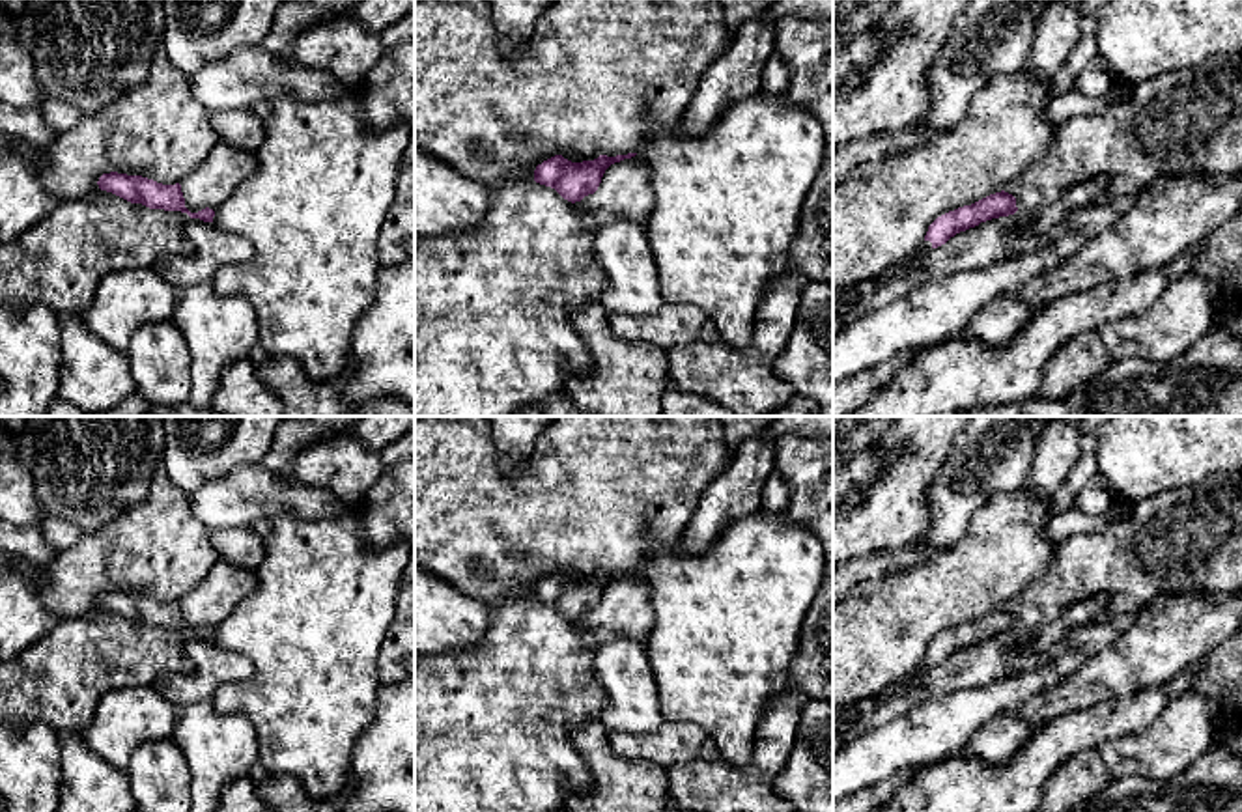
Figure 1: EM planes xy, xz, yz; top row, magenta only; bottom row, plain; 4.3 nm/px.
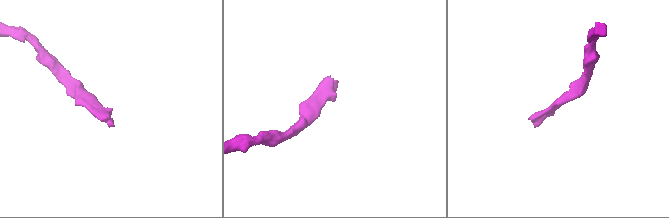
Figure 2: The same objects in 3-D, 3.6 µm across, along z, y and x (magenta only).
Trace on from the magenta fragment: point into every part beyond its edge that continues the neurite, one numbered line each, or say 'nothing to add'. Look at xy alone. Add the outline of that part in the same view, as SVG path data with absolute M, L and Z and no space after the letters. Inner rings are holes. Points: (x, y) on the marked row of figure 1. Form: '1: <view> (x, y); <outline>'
nothing to add

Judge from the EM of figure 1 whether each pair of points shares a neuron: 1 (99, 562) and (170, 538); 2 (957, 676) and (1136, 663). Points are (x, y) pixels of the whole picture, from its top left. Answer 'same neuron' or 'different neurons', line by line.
1: same neuron
2: different neurons

